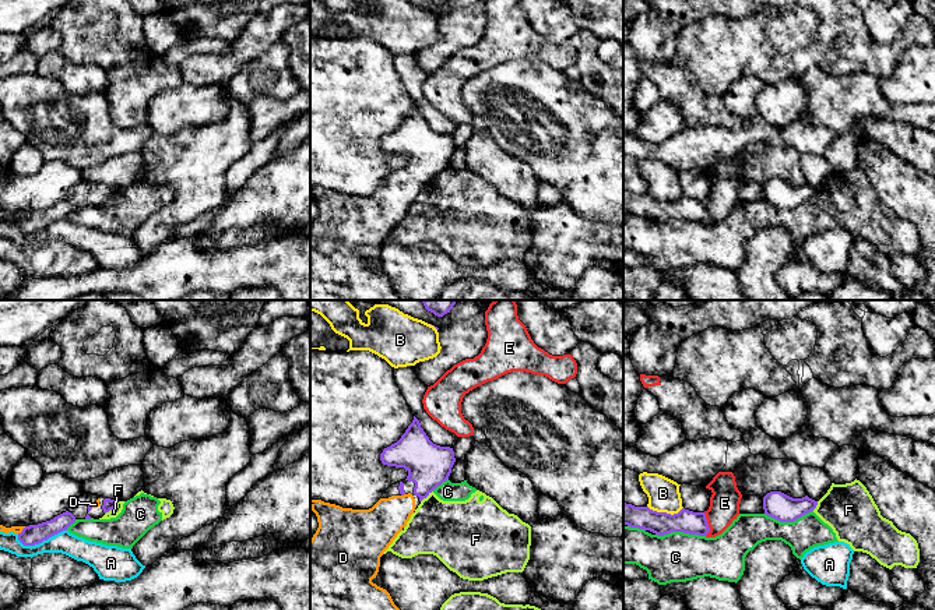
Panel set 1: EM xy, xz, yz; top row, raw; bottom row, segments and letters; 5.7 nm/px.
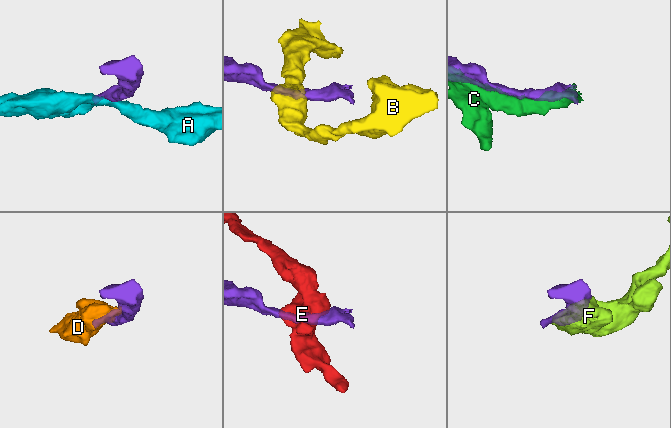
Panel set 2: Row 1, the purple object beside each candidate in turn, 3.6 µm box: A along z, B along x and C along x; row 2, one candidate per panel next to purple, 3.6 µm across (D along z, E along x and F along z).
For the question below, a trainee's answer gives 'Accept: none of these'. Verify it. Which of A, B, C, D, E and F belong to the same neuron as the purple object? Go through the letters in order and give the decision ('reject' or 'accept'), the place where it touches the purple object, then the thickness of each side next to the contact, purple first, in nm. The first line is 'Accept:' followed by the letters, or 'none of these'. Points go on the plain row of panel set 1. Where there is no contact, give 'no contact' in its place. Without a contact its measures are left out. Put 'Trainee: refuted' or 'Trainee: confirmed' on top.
Trainee: refuted
Accept: D
A: reject | xy (41, 229) | 120/130 nm
B: reject | yz (665, 200) | 130/180 nm
C: reject | yz (681, 218) | 130/280 nm
D: accept | xy (23, 218) | 120/50 nm
E: reject | yz (707, 211) | 130/180 nm
F: reject | xy (112, 196) | 70/50 nm

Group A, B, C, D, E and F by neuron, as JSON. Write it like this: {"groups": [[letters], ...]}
{"groups": [["A"], ["B"], ["C", "F"], ["D"], ["E"]]}

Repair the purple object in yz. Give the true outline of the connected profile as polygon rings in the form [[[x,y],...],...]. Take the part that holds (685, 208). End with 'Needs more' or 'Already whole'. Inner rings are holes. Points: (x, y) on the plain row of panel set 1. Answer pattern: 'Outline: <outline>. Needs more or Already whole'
Outline: [[[623,190],[623,212],[650,218],[658,223],[671,219],[706,223],[710,219],[704,200],[693,200],[682,195],[678,201],[671,202],[626,190]]]. Already whole

